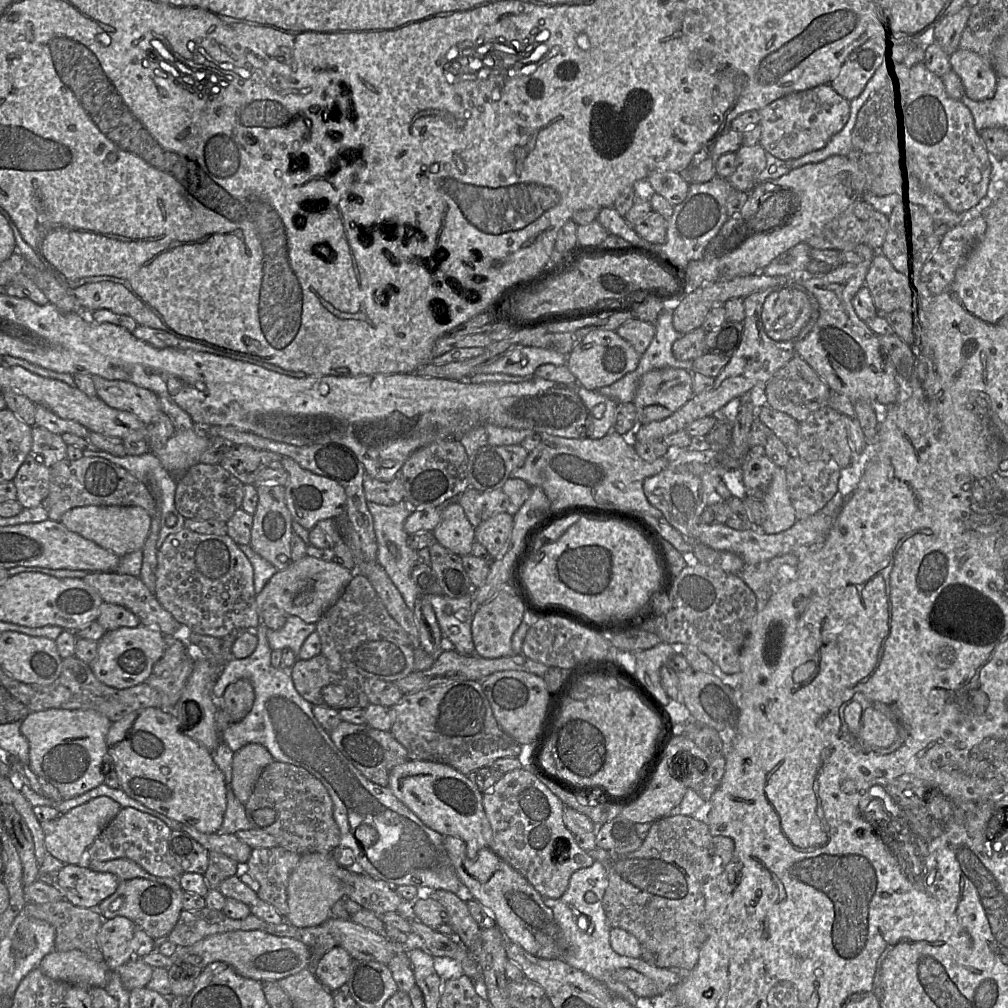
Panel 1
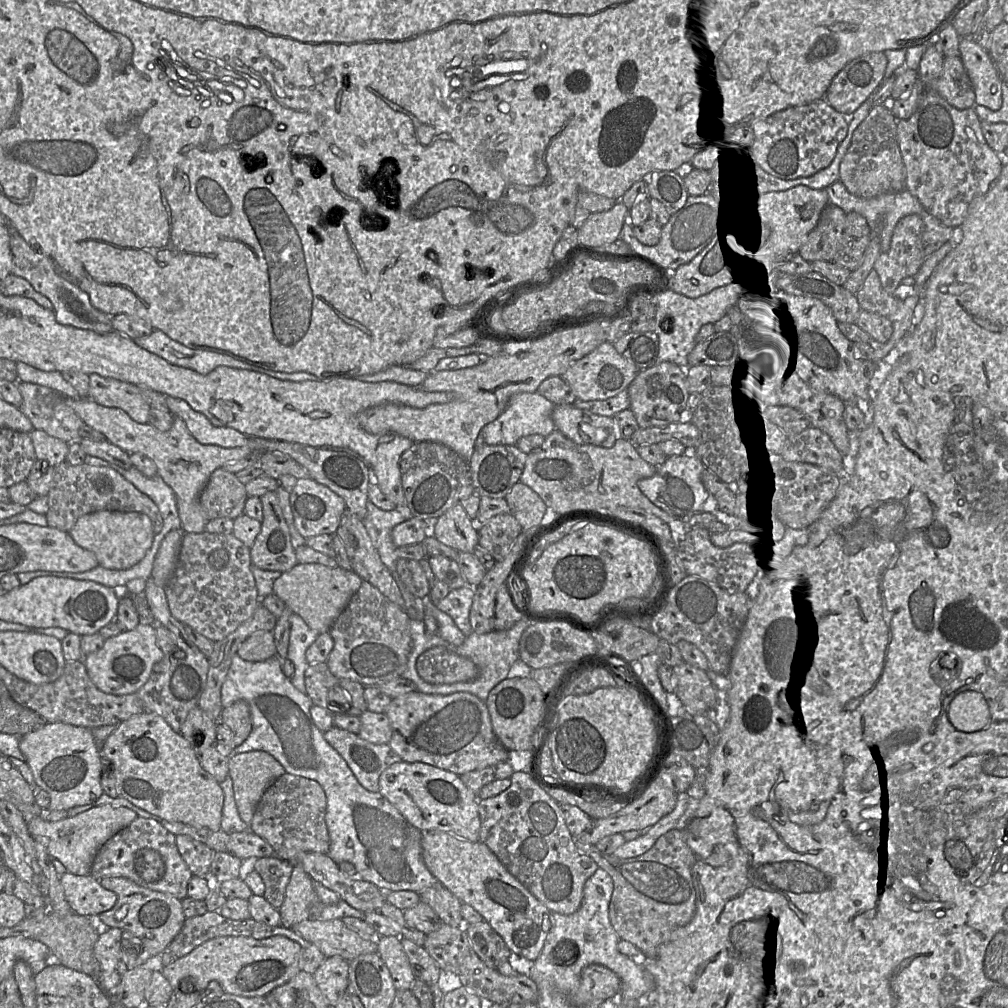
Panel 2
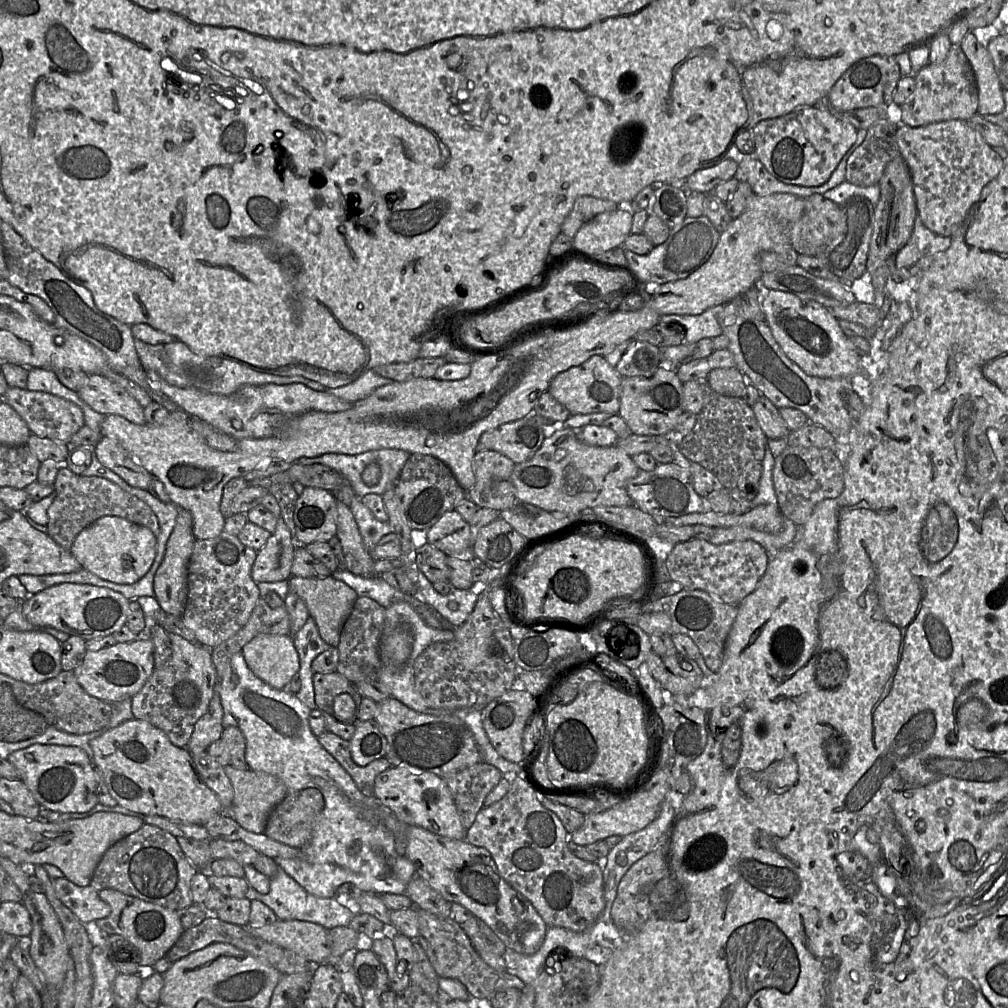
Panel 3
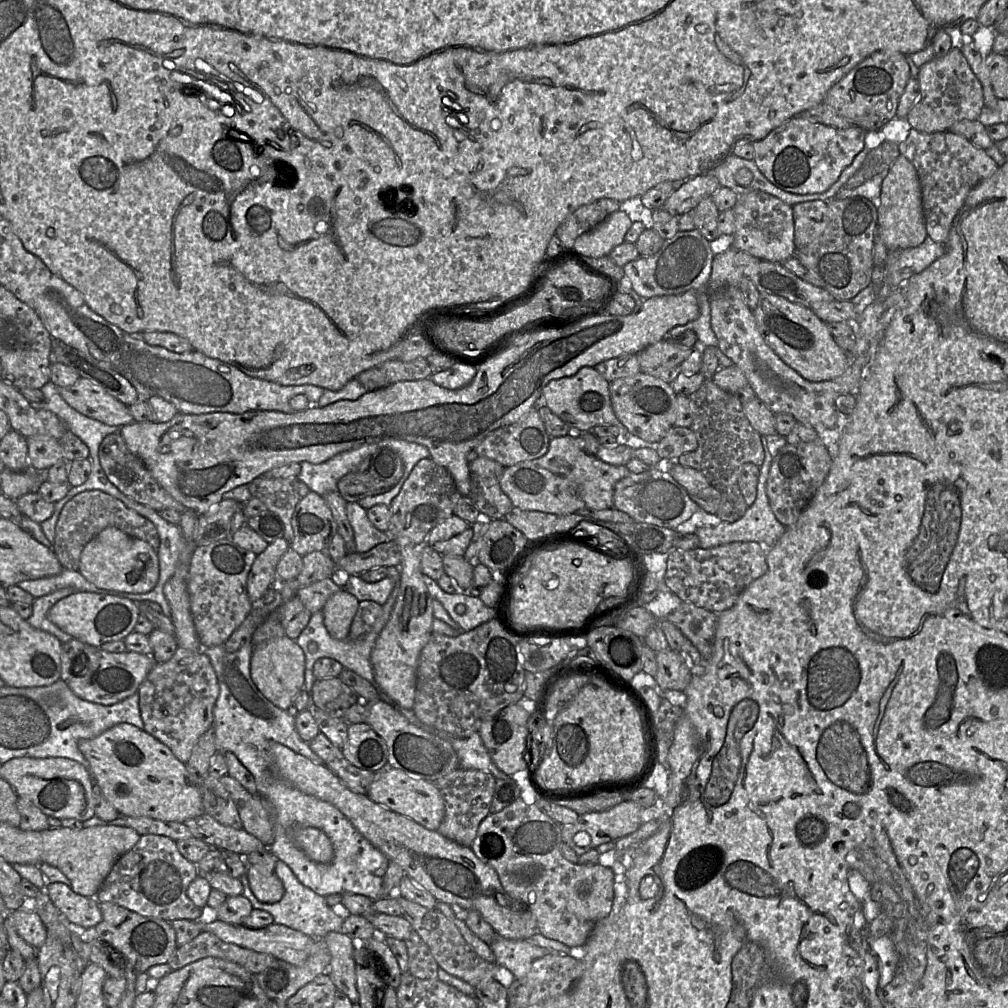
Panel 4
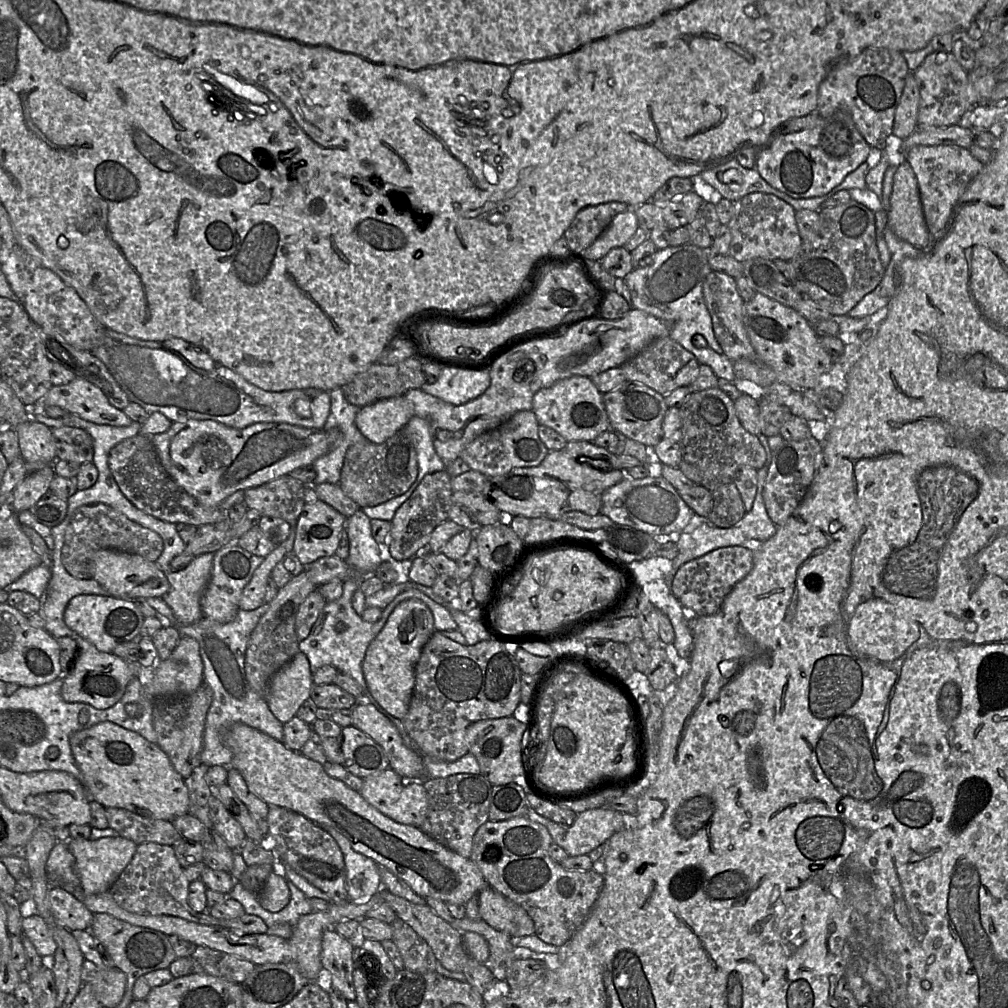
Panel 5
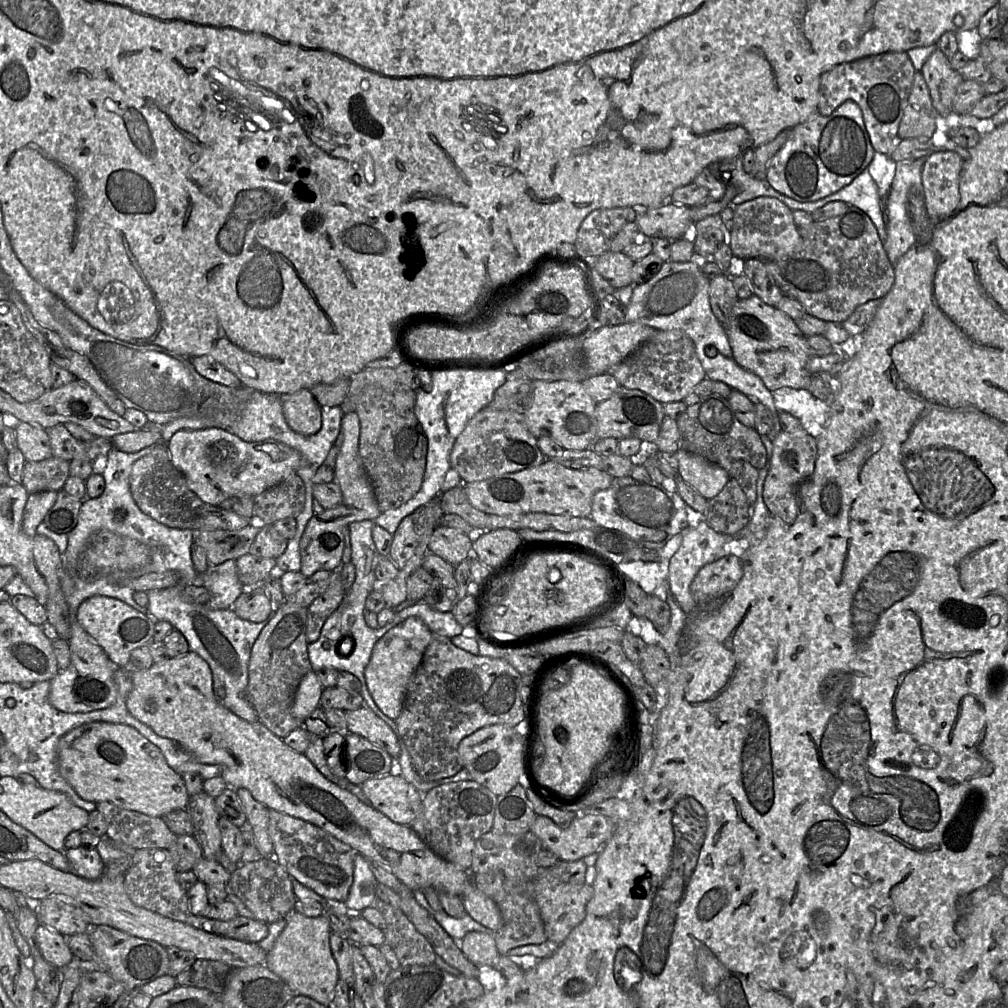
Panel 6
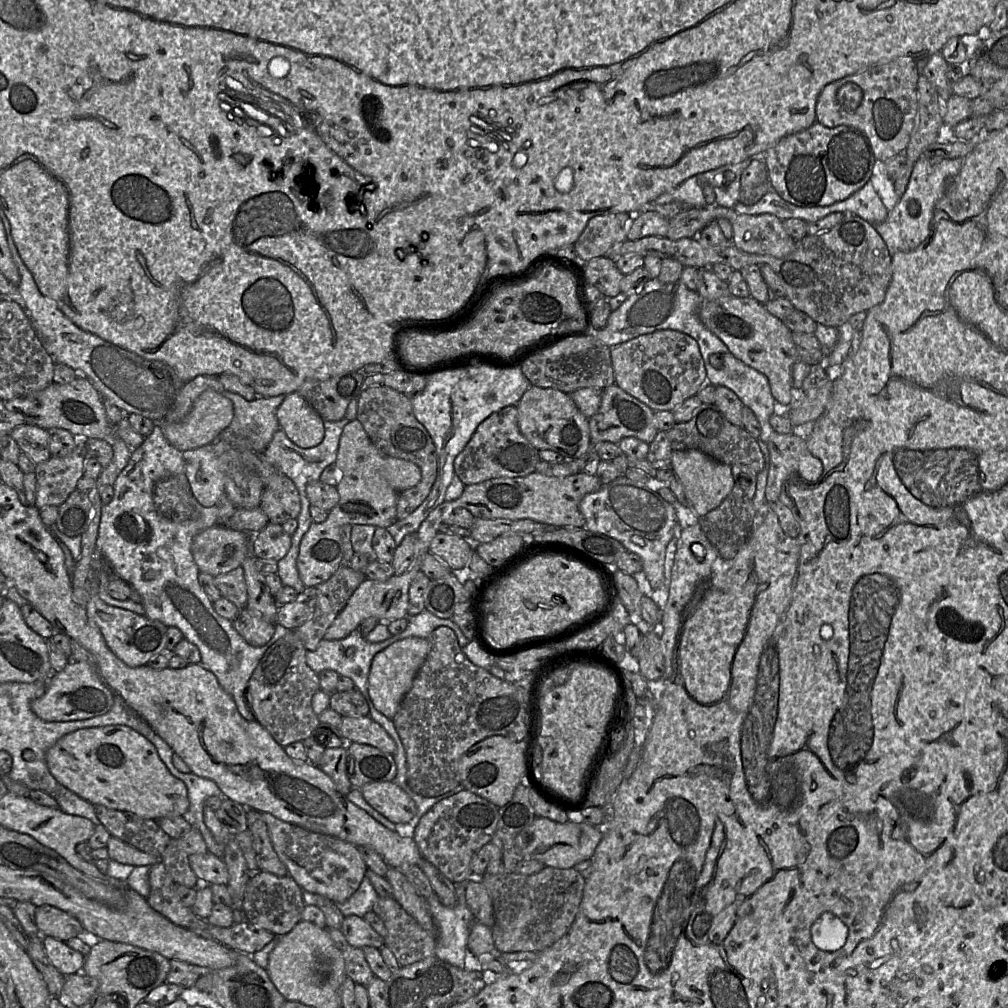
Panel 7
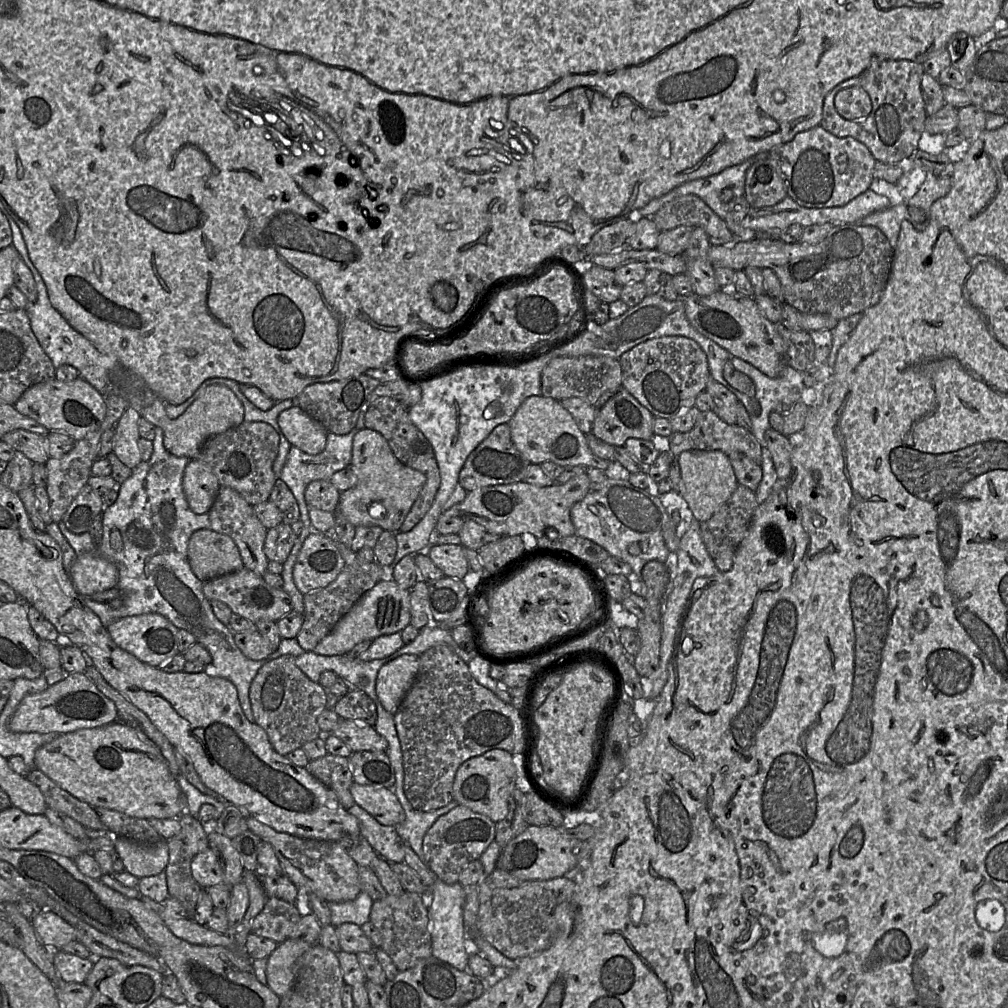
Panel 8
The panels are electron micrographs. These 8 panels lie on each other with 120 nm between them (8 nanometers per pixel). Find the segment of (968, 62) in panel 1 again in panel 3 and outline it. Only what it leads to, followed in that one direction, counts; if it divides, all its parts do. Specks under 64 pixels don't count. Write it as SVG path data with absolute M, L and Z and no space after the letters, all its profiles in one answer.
M969 31L959 45L973 69L978 87L978 114L999 114L1005 108L1003 88L991 55Z

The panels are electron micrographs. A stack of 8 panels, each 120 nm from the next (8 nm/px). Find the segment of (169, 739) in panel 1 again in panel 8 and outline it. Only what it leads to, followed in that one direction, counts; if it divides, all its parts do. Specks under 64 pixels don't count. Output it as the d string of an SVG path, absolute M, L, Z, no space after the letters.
M110 723L60 734L35 752L35 767L91 806L141 819L179 818L187 798L159 749L126 723Z

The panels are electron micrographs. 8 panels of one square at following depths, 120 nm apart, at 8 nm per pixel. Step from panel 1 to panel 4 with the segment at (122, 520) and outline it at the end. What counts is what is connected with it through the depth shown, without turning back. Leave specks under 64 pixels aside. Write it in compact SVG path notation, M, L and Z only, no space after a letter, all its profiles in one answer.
M107 527L83 548L78 571L100 589L128 593L146 593L159 579L157 552L145 541L131 537L115 527Z

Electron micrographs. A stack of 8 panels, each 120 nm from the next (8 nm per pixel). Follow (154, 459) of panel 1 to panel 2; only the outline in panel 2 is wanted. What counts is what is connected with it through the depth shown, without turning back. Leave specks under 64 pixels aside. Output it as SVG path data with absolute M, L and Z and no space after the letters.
M134 466L128 470L115 469L139 491L147 495L158 507L163 519L163 527L159 534L154 535L152 544L159 544L160 547L161 542L169 532L181 529L174 491L159 475L146 477Z

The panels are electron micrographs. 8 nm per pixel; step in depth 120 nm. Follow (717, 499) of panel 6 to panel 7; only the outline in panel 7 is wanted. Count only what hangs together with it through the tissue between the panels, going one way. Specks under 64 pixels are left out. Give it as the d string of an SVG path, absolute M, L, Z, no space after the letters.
M734 484L717 508L699 518L699 525L718 556L732 560L749 539L755 516L752 499Z

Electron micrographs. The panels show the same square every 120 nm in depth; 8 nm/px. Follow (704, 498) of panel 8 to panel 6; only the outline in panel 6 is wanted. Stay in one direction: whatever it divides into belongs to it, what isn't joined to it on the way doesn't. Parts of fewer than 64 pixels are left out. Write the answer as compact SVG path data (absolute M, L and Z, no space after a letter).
M677 450L678 476L705 499L715 497L729 481L729 473L716 464L684 450Z

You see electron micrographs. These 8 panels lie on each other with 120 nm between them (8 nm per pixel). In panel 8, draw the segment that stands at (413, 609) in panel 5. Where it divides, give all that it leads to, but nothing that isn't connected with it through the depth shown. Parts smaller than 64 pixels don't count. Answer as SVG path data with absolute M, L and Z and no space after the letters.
M404 654L383 665L376 679L376 693L384 709L395 714L418 673L420 656Z

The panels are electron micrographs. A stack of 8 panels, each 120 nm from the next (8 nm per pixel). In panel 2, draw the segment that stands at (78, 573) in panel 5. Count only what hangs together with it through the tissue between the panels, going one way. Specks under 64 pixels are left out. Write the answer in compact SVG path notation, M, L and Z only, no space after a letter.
M90 458L89 463L71 465L66 460L54 467L53 480L48 492L49 508L46 513L48 526L70 532L76 521L83 515L98 511L138 512L147 515L154 534L159 534L163 519L156 504L119 471L106 461Z

